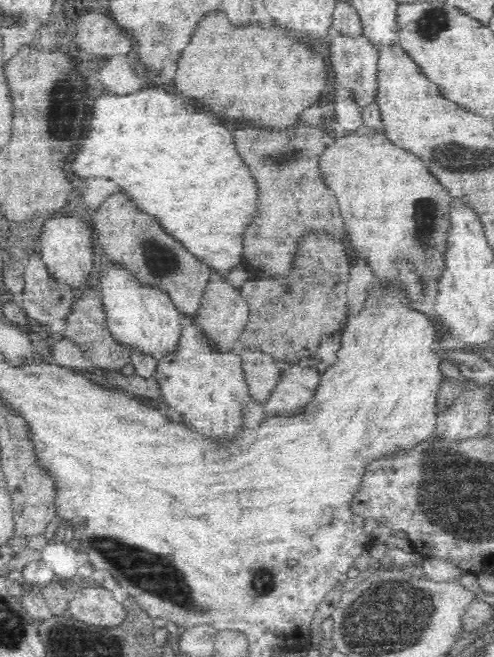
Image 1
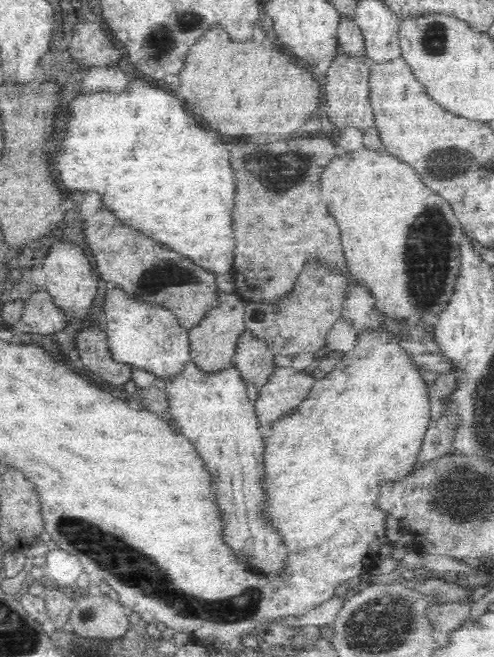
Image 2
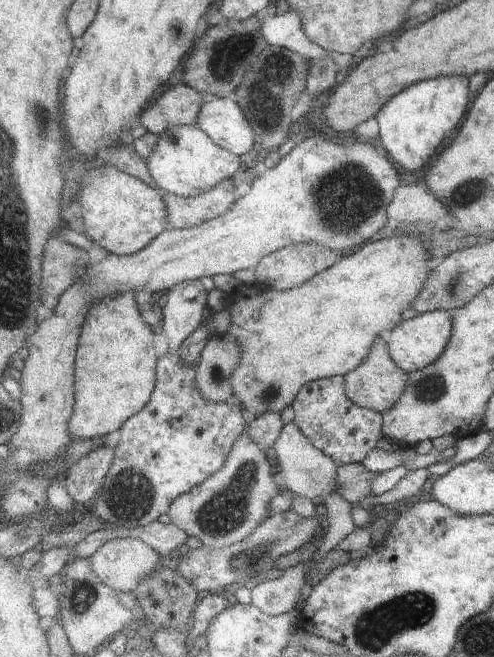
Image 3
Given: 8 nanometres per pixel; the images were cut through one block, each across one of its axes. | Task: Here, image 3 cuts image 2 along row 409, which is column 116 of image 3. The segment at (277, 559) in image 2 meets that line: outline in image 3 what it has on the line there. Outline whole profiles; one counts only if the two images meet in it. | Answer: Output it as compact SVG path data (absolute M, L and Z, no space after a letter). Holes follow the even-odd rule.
M105 164L93 180L93 174L87 175L87 182L79 190L79 199L71 208L68 219L80 216L83 223L83 235L106 251L119 256L133 256L147 248L162 232L171 230L167 222L167 210L162 191L111 164Z

